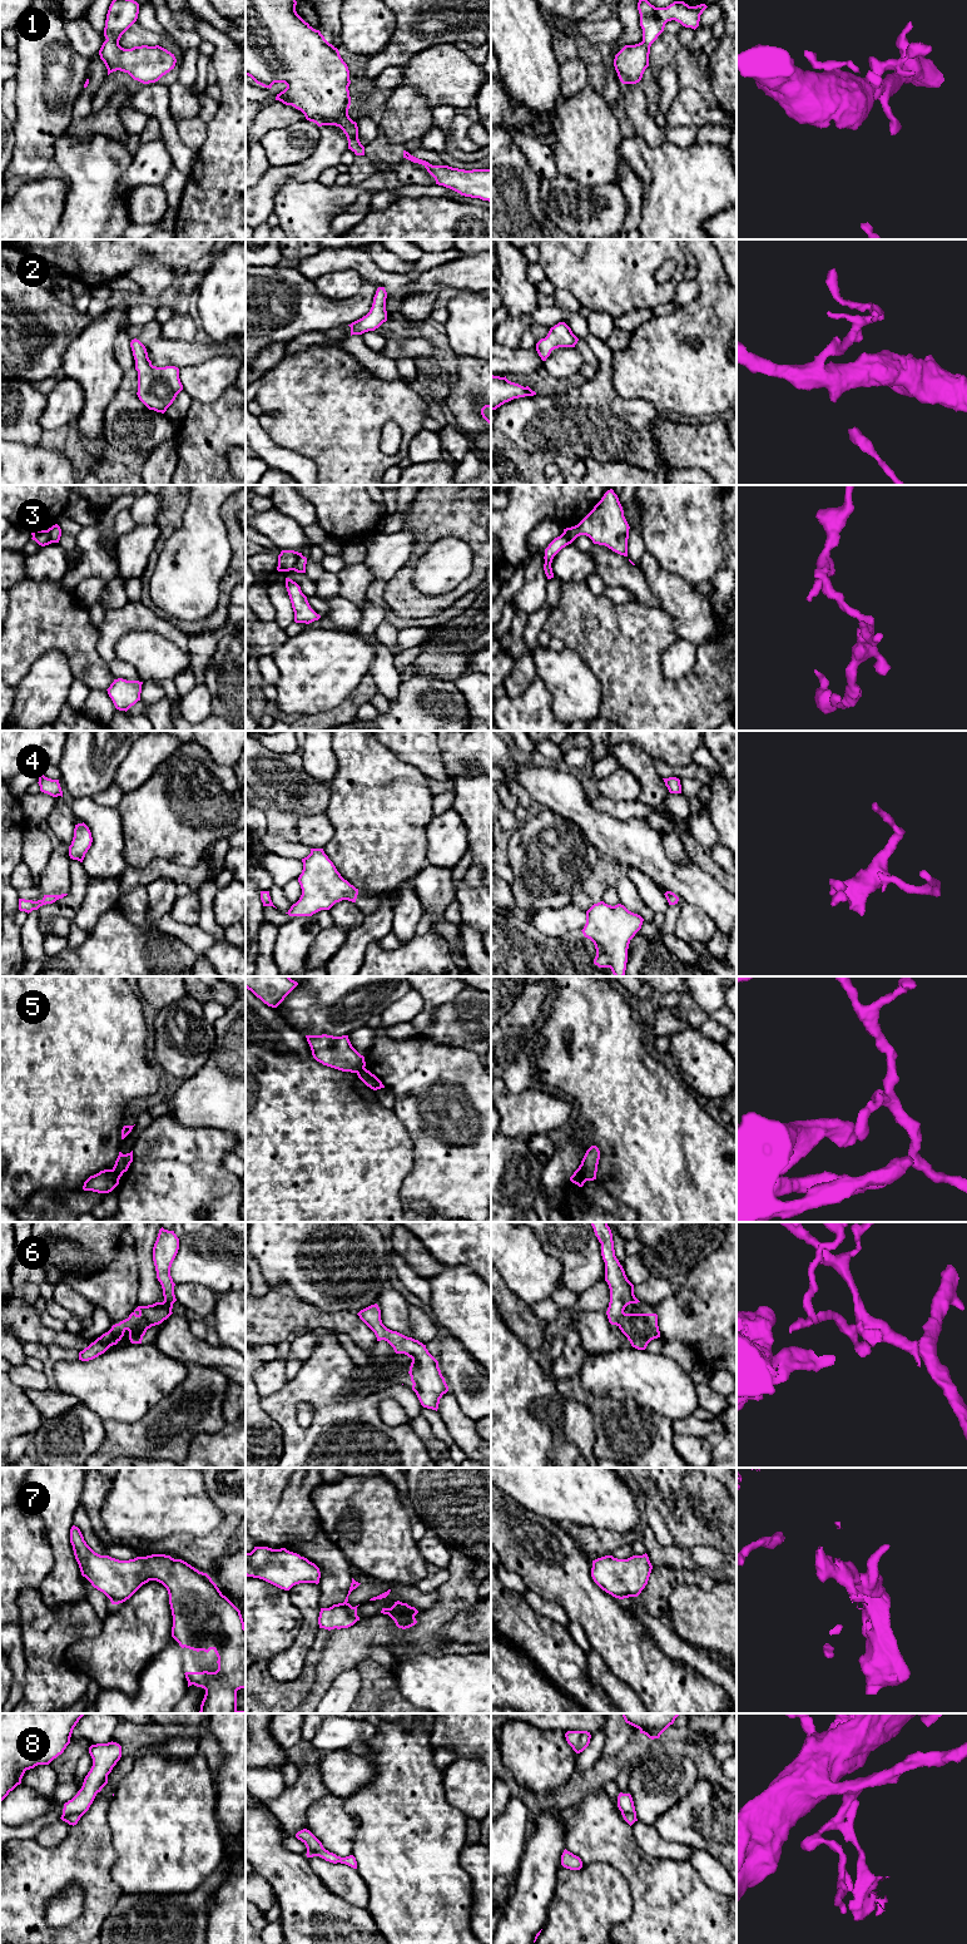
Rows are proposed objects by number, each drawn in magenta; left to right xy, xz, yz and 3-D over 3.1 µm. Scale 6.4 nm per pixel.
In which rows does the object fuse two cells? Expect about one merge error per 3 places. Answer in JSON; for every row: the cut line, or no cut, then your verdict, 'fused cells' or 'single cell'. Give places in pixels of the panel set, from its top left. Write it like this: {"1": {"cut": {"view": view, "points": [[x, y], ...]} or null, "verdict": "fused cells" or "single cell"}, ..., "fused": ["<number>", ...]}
{"1": {"cut": null, "verdict": "single cell"}, "2": {"cut": null, "verdict": "single cell"}, "3": {"cut": {"view": "xz", "points": [[301, 554], [292, 569]]}, "verdict": "fused cells"}, "4": {"cut": null, "verdict": "single cell"}, "5": {"cut": {"view": "yz", "points": [[579, 1167], [585, 1181]]}, "verdict": "fused cells"}, "6": {"cut": null, "verdict": "single cell"}, "7": {"cut": null, "verdict": "single cell"}, "8": {"cut": null, "verdict": "single cell"}, "fused": ["3", "5"]}

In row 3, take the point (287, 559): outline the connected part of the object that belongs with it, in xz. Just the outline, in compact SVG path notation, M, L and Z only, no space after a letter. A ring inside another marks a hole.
M282 550L278 555L278 572L289 572L293 570L293 567L296 565L297 560L302 553L294 551L294 550Z

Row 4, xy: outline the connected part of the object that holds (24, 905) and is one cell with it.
M68 894L44 895L44 897L41 900L38 900L38 901L19 899L19 910L29 914L33 910L38 910L40 906L46 905L46 904L53 904L56 900L63 899L66 895Z

